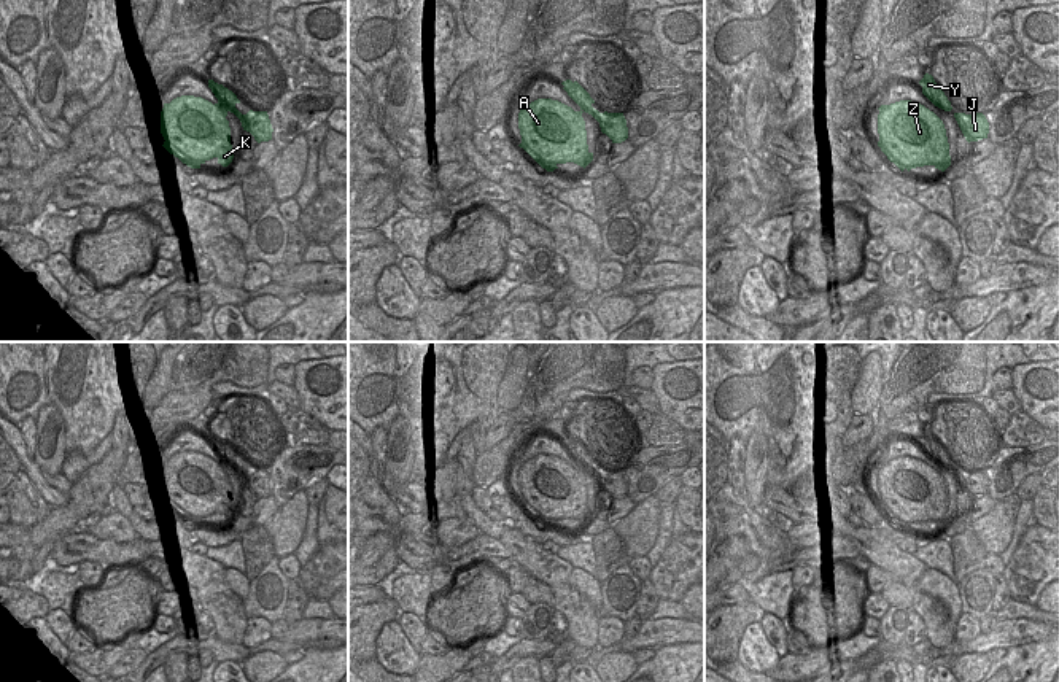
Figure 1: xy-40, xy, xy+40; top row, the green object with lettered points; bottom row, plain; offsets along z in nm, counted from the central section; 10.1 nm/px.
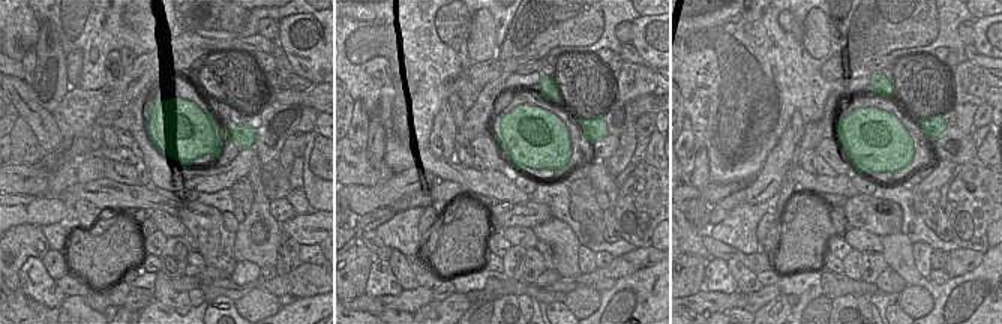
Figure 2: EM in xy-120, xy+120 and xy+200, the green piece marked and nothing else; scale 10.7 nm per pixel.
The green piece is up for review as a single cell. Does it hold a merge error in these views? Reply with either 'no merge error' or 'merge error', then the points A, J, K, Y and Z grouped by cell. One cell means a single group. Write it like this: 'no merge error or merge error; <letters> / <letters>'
merge error; A J K Z / Y

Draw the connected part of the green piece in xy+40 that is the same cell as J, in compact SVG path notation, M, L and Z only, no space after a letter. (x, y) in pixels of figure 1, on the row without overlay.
M954 469L954 474L968 499L987 494L989 479L983 469Z

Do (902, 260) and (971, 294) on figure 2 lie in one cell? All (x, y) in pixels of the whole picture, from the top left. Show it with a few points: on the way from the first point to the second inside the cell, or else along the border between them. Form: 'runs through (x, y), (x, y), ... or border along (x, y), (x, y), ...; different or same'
runs through (917, 278), (942, 294), (953, 294); same

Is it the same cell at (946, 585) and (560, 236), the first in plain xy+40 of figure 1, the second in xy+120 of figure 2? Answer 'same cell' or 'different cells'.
same cell

